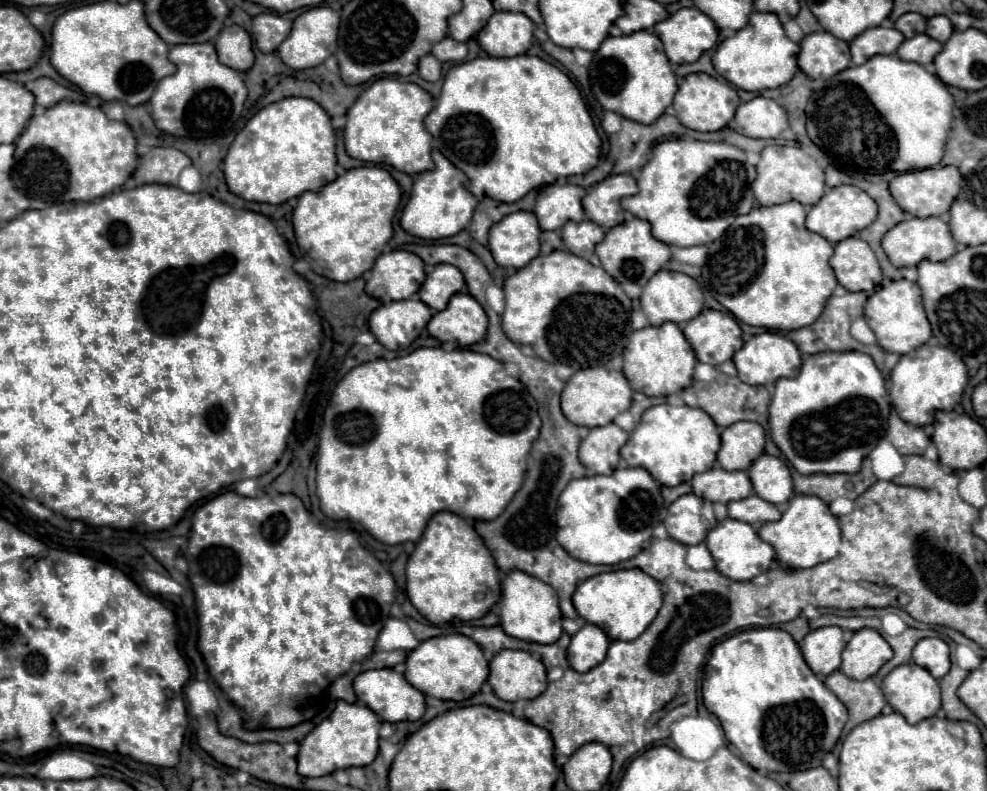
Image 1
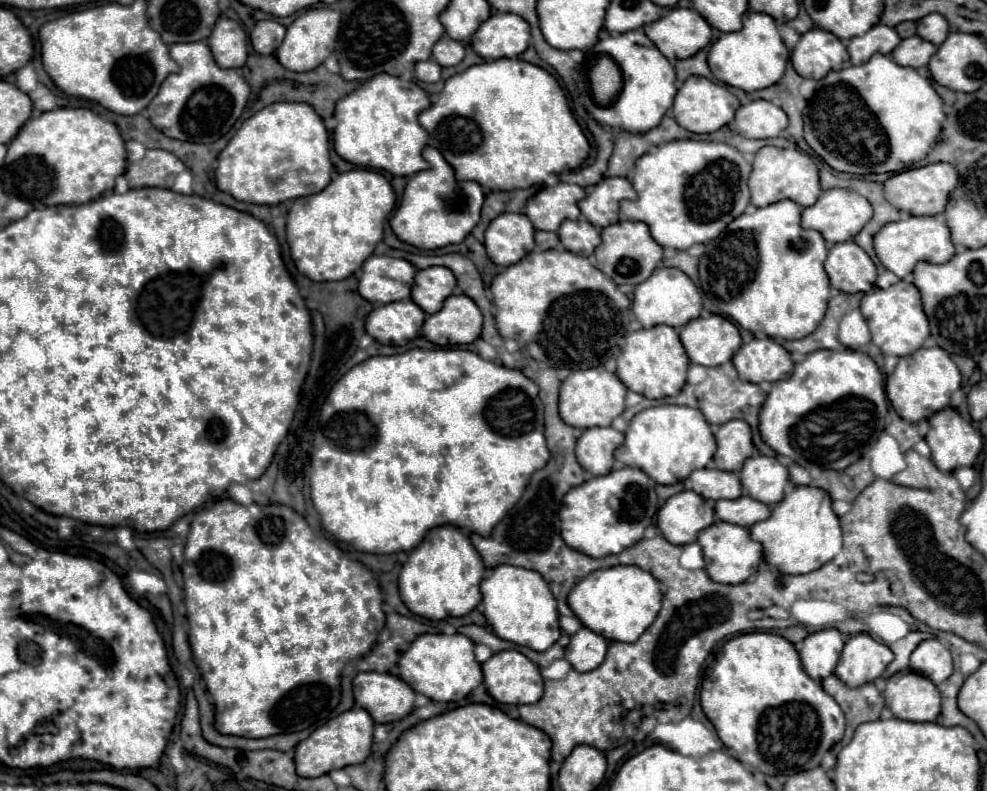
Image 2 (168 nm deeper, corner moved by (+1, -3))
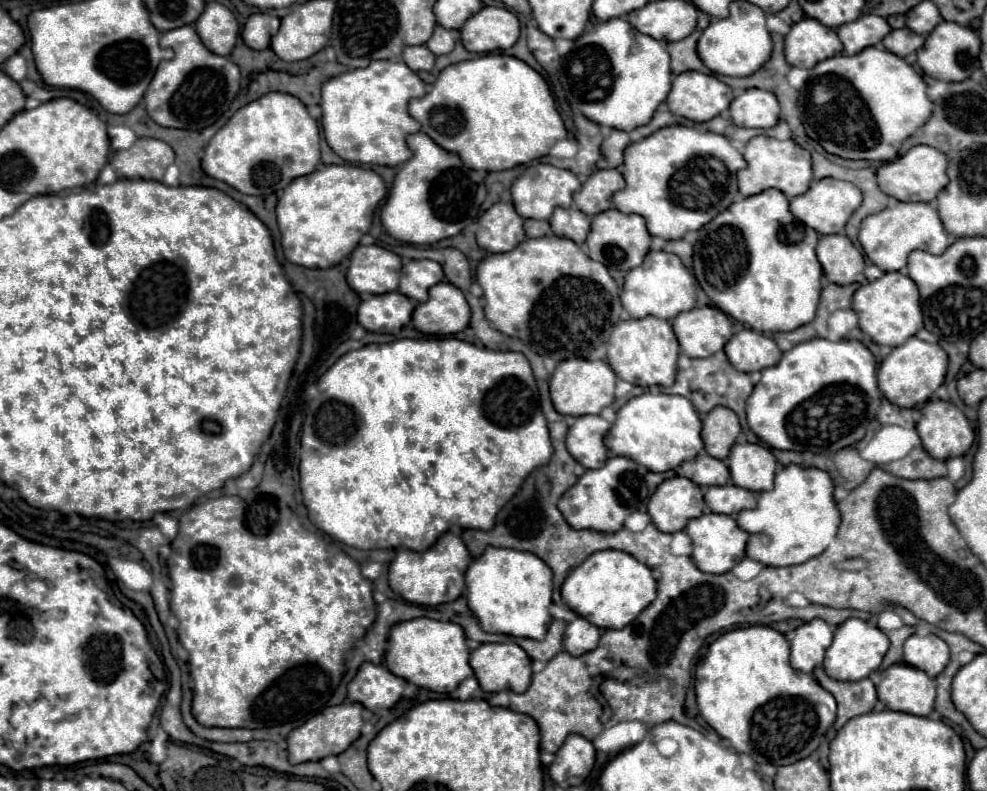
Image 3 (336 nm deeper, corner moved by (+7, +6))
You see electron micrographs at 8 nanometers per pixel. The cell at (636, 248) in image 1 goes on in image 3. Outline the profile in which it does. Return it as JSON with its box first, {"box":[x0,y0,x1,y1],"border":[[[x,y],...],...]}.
{"box":[587,209,651,271],"border":[[[609,209],[605,213],[595,215],[591,221],[591,231],[587,237],[589,257],[593,261],[603,263],[605,267],[617,267],[623,271],[637,267],[649,253],[649,245],[651,245],[651,235],[641,215],[627,215],[627,213],[621,213],[619,209]]]}

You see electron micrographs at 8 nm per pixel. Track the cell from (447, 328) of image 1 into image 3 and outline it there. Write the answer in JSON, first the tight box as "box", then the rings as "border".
{"box":[413,281,471,335],"border":[[[441,281],[429,289],[429,299],[413,311],[415,327],[425,335],[451,335],[469,325],[471,309],[455,285]]]}

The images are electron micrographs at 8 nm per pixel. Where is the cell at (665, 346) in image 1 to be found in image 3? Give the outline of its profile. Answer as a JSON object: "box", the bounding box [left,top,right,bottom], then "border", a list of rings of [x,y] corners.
{"box":[607,317,679,387],"border":[[[659,317],[621,321],[613,327],[607,341],[607,361],[615,371],[615,375],[627,383],[641,387],[651,385],[671,387],[677,375],[677,357],[679,357],[679,341],[671,329],[671,323]]]}

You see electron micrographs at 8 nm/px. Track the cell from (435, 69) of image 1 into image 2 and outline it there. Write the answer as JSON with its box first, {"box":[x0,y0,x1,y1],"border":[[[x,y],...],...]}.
{"box":[415,58,441,82],"border":[[[431,58],[415,64],[415,78],[423,82],[437,82],[441,76],[441,66]]]}

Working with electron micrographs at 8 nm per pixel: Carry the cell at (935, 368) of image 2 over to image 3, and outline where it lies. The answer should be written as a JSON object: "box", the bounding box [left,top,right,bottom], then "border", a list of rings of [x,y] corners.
{"box":[877,337,949,407],"border":[[[917,337],[907,339],[903,345],[895,347],[887,359],[881,363],[877,371],[879,389],[883,395],[897,407],[915,407],[919,403],[925,403],[945,381],[949,367],[949,357],[937,343],[927,343]]]}

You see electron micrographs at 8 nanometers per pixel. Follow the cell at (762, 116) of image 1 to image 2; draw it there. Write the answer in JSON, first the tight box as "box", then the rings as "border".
{"box":[735,100,787,138],"border":[[[753,100],[735,114],[735,130],[745,138],[777,138],[787,128],[787,114],[767,100]]]}

